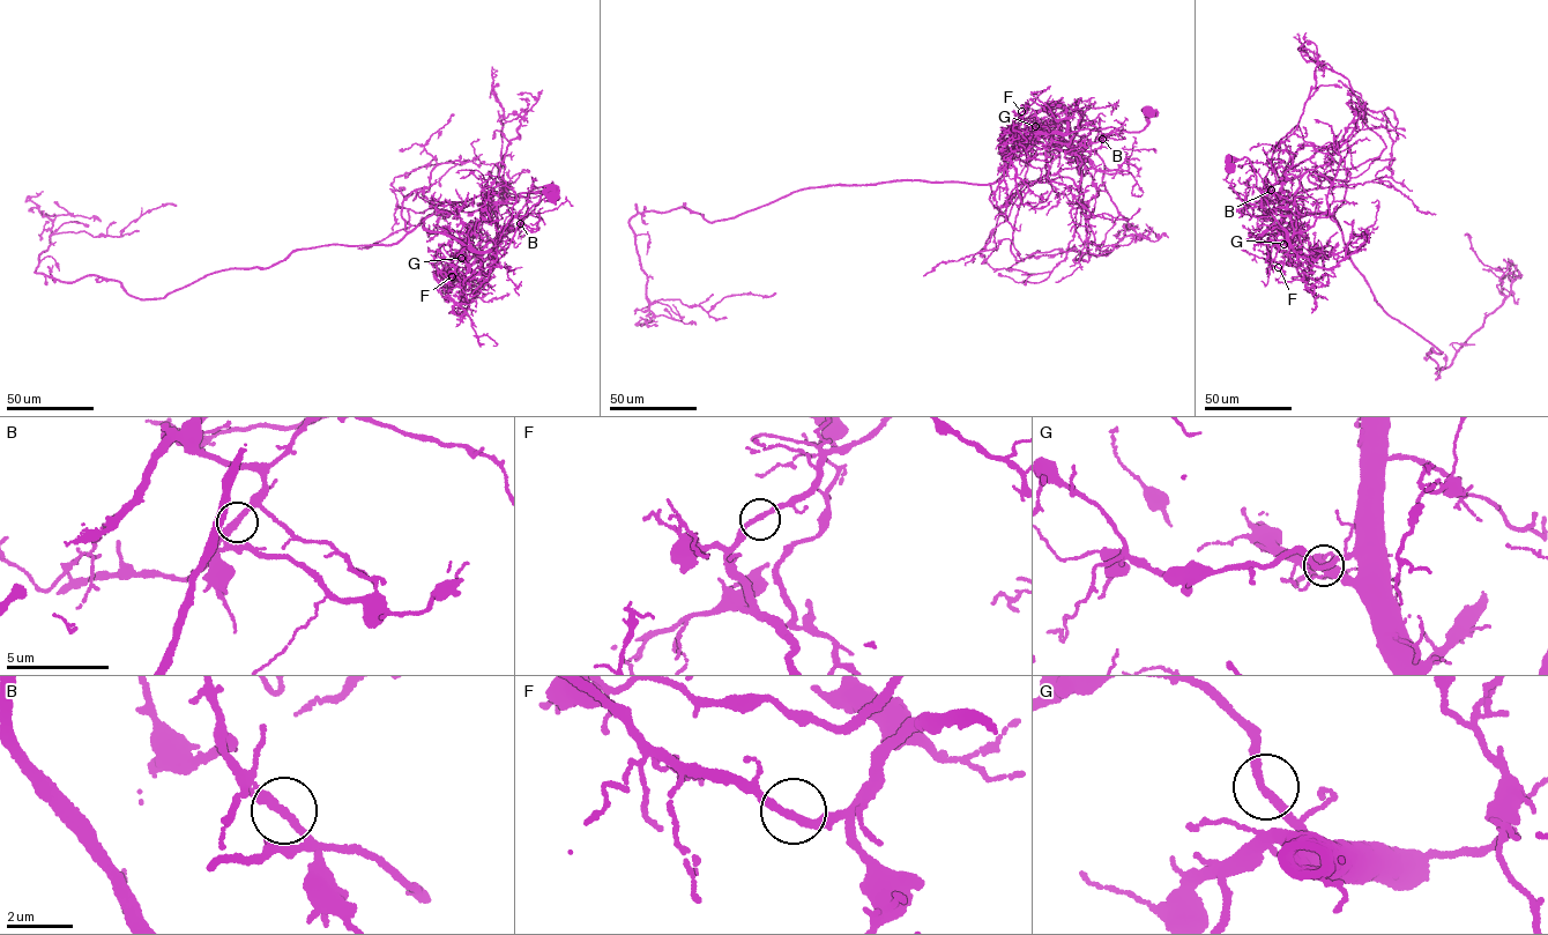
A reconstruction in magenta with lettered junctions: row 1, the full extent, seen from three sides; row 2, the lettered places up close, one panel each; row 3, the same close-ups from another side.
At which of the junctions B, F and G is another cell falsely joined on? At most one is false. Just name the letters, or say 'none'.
B

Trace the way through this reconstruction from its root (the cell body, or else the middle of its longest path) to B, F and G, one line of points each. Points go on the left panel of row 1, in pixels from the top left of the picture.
B: (551, 197), (548, 187), (551, 193), (543, 192), (521, 217), (503, 254), (483, 272), (481, 251), (520, 223)
F: (551, 197), (548, 187), (551, 193), (543, 192), (521, 217), (486, 273), (464, 284), (452, 276)
G: (551, 197), (548, 187), (551, 193), (543, 192), (521, 217), (513, 238), (488, 272), (474, 272), (461, 258)

